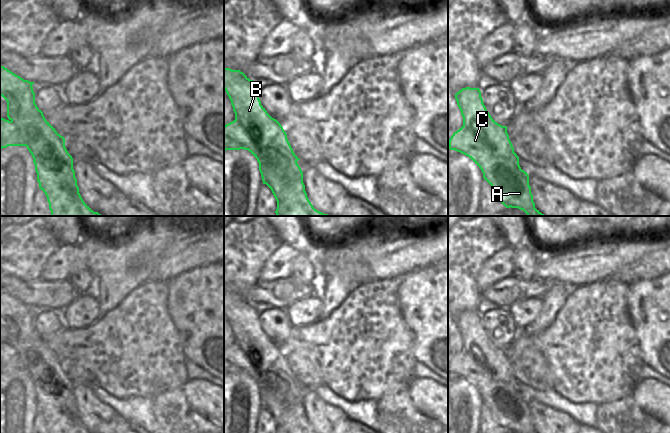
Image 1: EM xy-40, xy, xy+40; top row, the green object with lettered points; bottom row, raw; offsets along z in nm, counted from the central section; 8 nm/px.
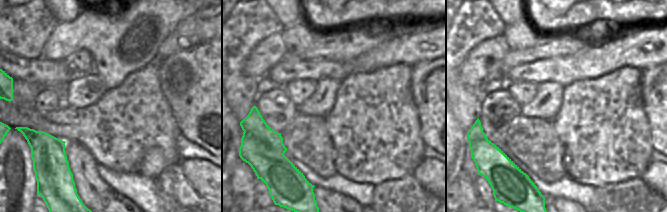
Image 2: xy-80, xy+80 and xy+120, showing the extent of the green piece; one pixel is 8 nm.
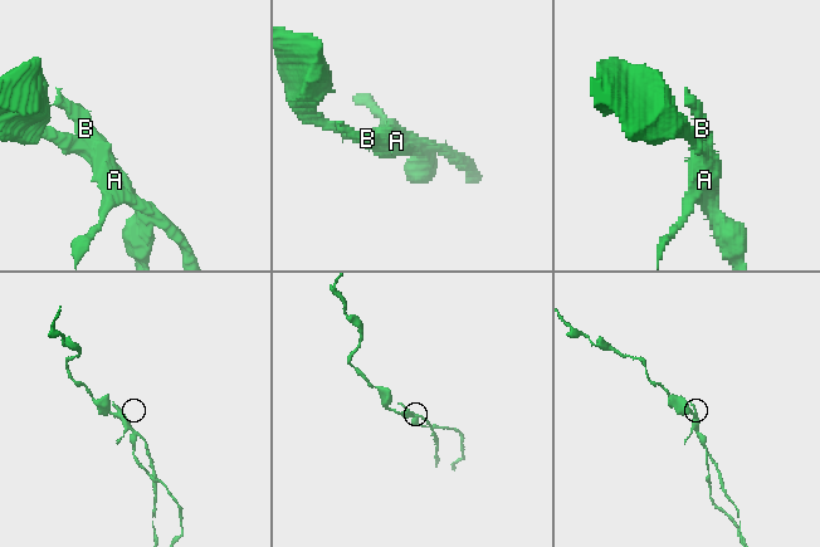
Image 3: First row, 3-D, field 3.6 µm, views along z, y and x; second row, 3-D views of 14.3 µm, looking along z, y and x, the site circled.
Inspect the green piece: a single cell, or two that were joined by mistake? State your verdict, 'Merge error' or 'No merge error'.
Merge error.

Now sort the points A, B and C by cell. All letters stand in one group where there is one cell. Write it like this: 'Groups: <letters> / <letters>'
Groups: A C / B.

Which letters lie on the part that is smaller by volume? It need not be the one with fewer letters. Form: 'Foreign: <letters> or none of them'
Foreign: B.

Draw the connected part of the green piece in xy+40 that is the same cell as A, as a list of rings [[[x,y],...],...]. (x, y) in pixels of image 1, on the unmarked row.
[[[466,350],[449,363],[449,373],[468,380],[482,395],[483,402],[496,398],[504,407],[507,421],[502,428],[518,433],[534,433],[529,399],[521,393],[519,381],[515,385],[501,379],[503,369],[482,364]]]

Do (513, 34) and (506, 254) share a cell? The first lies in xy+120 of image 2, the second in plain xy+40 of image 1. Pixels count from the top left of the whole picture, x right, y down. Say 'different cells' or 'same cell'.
different cells

